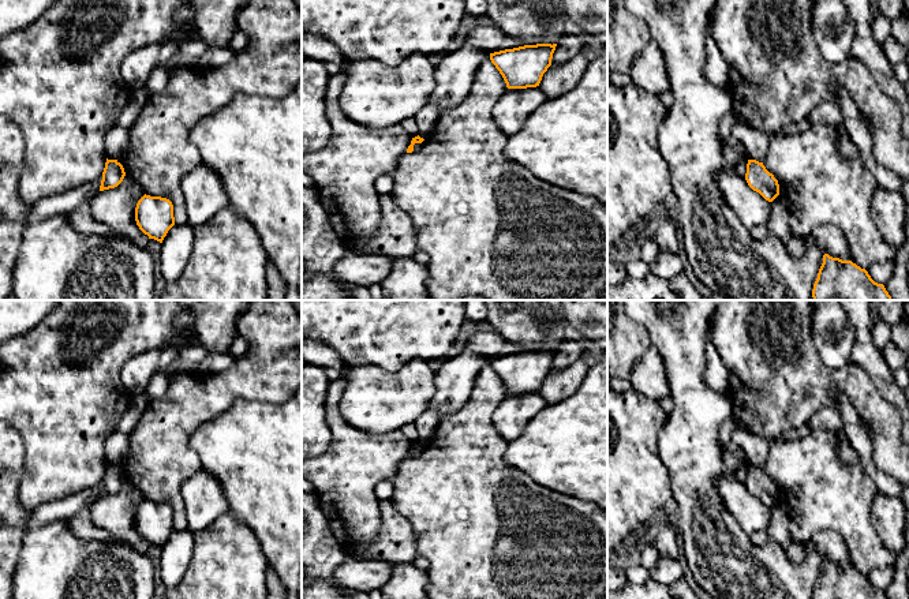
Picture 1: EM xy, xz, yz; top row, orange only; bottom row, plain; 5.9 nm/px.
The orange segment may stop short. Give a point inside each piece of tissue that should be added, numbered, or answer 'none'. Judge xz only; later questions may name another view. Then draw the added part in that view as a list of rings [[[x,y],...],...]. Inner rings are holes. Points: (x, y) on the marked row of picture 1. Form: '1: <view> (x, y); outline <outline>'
1: xz (426, 118); outline [[[426,104],[415,116],[419,127],[419,136],[429,139],[435,128],[438,120],[438,108],[434,104]]]

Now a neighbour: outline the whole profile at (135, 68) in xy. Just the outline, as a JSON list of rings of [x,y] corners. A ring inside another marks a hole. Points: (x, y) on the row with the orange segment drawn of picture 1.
[[[160,44],[146,45],[123,59],[120,74],[131,90],[142,87],[158,65],[160,48]]]

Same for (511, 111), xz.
[[[539,86],[527,89],[506,89],[494,102],[491,116],[505,138],[519,132],[527,117],[539,108],[546,96]]]

